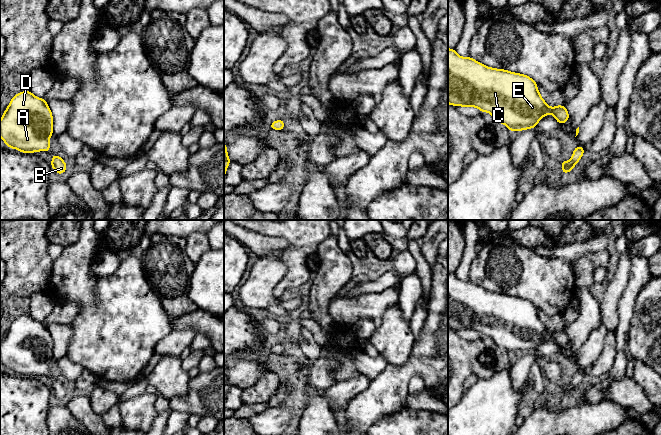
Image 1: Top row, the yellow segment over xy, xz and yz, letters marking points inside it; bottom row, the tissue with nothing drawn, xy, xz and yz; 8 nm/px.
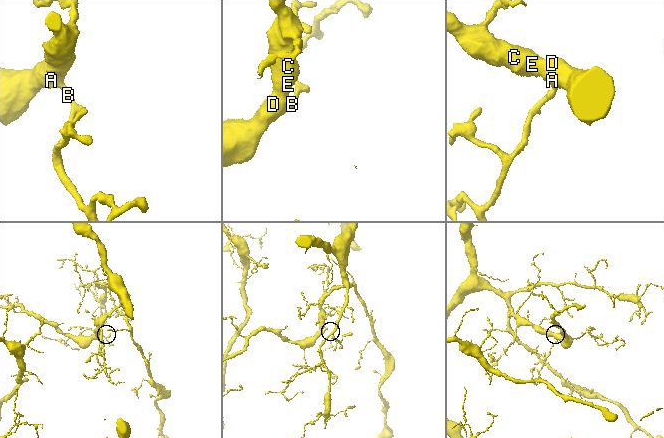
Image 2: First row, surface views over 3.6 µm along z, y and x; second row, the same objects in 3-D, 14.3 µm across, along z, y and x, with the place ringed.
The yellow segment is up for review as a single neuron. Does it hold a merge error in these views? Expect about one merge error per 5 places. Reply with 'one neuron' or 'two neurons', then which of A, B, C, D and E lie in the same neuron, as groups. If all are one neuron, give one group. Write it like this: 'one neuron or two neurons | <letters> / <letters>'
one neuron | A B C D E

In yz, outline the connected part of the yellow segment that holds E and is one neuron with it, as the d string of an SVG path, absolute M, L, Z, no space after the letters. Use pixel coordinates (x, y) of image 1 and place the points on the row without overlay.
M448 272L448 328L477 331L480 336L490 337L494 344L505 348L512 355L533 353L540 343L553 338L558 348L569 344L564 329L549 331L541 321L537 307L527 299L508 294L490 292L471 281L461 281L455 273Z

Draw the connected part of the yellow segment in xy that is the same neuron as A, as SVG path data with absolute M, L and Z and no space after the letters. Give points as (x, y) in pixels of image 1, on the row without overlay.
M30 315L16 318L0 344L0 361L7 371L22 377L50 376L49 363L53 359L53 340L47 325Z

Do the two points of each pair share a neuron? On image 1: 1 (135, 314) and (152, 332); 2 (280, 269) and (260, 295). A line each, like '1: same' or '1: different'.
1: same
2: same

